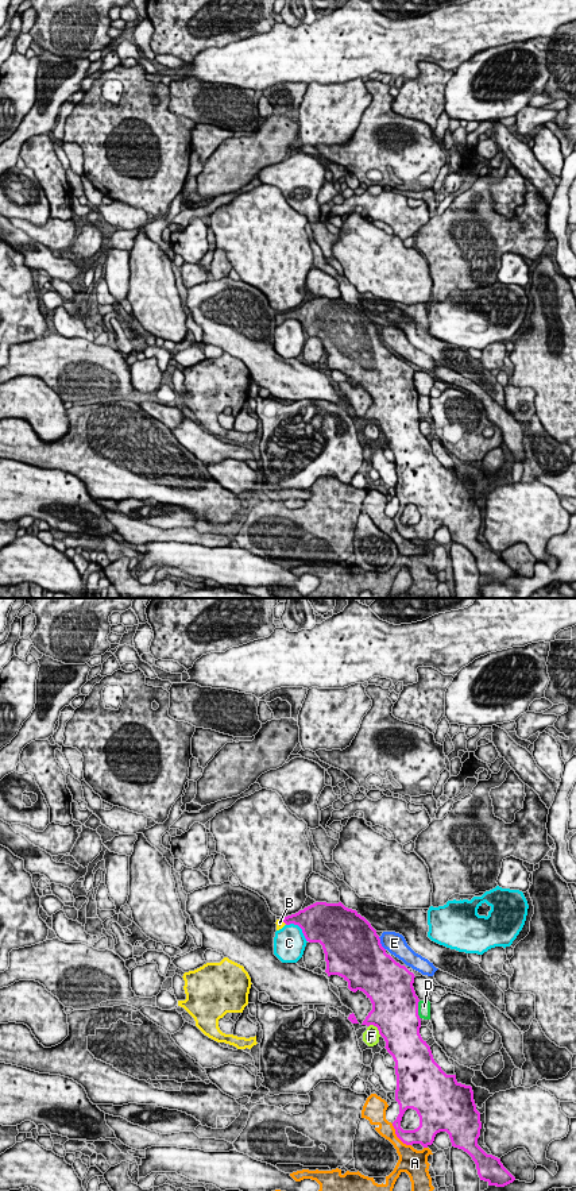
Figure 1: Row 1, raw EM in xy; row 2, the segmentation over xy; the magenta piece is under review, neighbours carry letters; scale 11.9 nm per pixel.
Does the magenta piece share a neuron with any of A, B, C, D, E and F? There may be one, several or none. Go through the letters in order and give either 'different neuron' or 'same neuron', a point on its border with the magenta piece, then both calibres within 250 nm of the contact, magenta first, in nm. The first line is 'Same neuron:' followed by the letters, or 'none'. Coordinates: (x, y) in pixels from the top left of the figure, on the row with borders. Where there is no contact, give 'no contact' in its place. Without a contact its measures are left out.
Same neuron: B
A: different neuron; contact xy (398, 1137); calibres 190 and 220 nm
B: same neuron; contact xy (283, 921); calibres 220 and 100 nm
C: different neuron; contact xy (300, 927); calibres 480 and 380 nm
D: different neuron; contact xy (417, 1010); calibres 500 and 160 nm
E: different neuron; contact xy (381, 944); calibres 500 and 240 nm
F: different neuron; contact xy (377, 1026); calibres 500 and 190 nm

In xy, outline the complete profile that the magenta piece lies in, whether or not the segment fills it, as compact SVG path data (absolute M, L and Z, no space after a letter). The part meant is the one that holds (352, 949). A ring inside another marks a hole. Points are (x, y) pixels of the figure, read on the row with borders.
M316 902L295 914L277 920L277 930L285 925L298 925L309 943L322 945L328 976L339 975L348 982L353 992L363 991L372 1003L362 1025L374 1025L386 1041L386 1049L395 1061L397 1090L395 1101L399 1114L393 1122L397 1137L406 1145L421 1144L428 1148L440 1132L449 1134L452 1146L467 1152L476 1164L480 1180L488 1186L505 1187L515 1177L503 1167L500 1159L487 1155L479 1145L482 1122L476 1110L471 1086L461 1084L456 1075L447 1075L434 1061L430 1047L420 1034L421 1018L418 1015L418 997L413 983L414 974L397 963L380 944L380 938L371 924L356 910L345 907L341 902ZM407 1109L417 1111L420 1126L403 1130L401 1121Z

